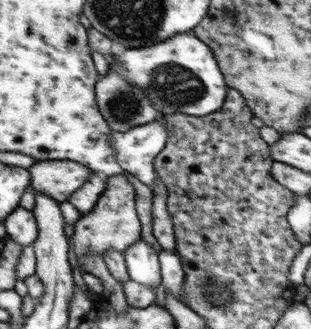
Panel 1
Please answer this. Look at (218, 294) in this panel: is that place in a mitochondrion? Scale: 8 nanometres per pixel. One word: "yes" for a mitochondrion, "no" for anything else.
yes

